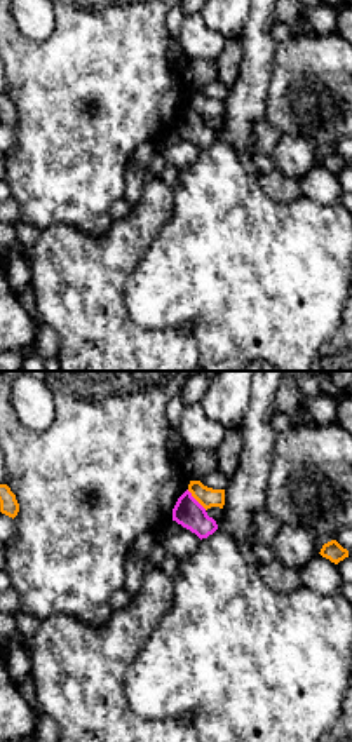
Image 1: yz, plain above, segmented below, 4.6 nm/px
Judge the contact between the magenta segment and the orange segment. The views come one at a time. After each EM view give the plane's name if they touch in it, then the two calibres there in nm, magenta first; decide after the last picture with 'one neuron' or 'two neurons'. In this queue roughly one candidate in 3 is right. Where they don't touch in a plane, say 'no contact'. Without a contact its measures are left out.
contact in yz; calibres 140 and 90 nm

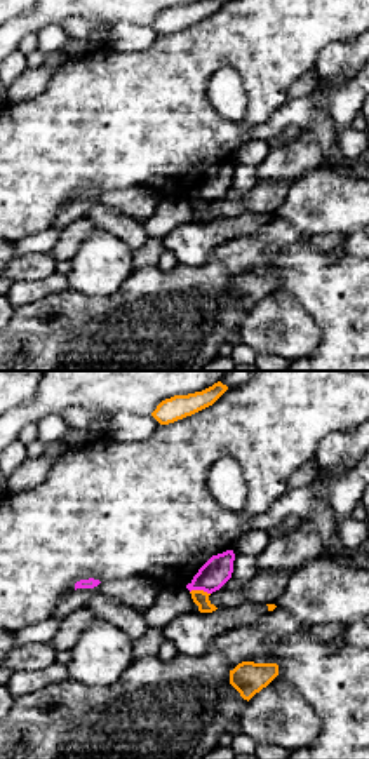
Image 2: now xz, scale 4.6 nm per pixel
contact in xz; calibres 140 and 70 nm

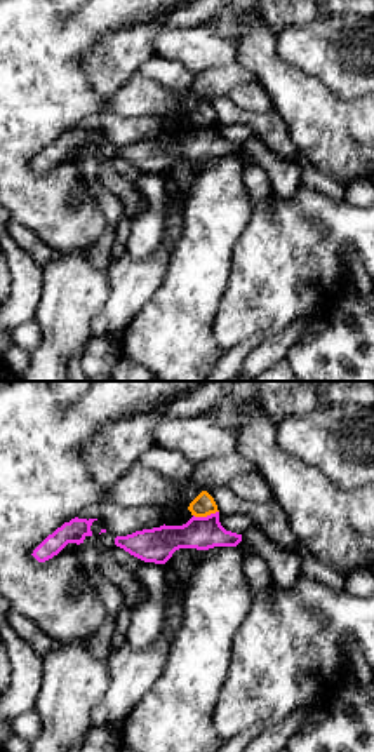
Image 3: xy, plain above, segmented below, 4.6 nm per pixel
contact in xy; calibres 160 and 100 nm

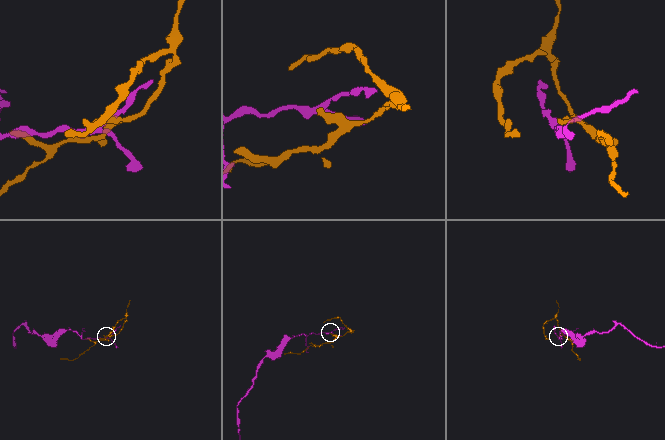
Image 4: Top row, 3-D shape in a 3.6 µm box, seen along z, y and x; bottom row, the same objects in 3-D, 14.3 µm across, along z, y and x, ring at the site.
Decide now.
two neurons

